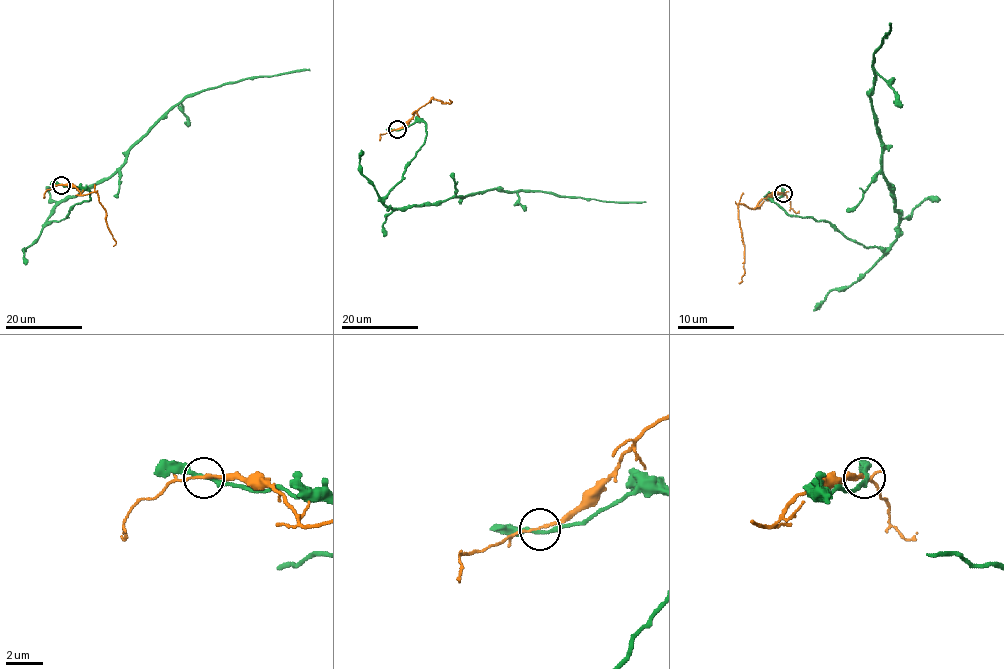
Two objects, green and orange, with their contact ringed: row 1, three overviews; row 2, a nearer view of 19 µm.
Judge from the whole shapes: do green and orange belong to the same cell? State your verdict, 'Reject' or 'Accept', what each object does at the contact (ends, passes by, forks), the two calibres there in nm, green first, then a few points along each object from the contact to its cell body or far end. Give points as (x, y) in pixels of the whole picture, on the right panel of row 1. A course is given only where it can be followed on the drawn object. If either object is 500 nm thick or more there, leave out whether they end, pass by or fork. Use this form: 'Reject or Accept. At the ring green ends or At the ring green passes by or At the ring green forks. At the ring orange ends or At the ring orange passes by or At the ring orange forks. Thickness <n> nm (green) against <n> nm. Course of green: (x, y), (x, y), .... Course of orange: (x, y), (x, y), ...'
Reject. At the ring green passes by. At the ring orange passes by. Thickness 200 nm (green) against 130 nm. Course of green: (783, 194), (772, 199), (790, 215), (828, 221), (865, 246), (896, 238), (871, 102), (874, 55), (889, 25). Course of orange: (783, 194), (769, 194), (755, 208), (737, 205), (745, 253), (745, 275), (739, 283)

